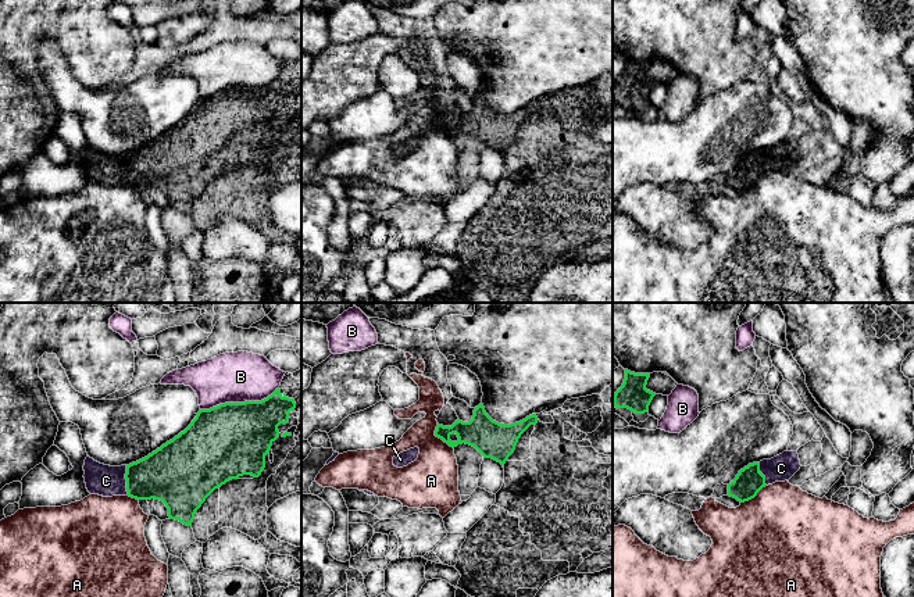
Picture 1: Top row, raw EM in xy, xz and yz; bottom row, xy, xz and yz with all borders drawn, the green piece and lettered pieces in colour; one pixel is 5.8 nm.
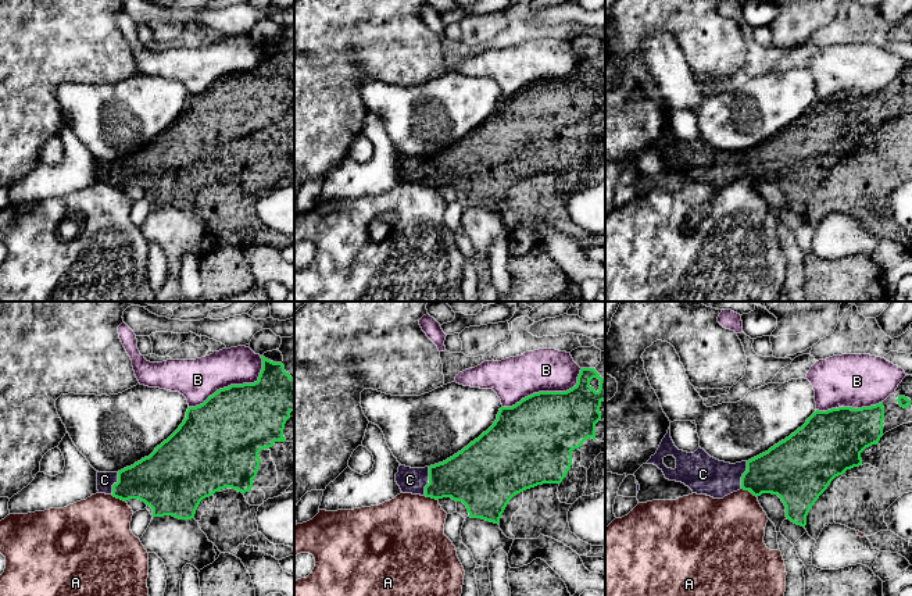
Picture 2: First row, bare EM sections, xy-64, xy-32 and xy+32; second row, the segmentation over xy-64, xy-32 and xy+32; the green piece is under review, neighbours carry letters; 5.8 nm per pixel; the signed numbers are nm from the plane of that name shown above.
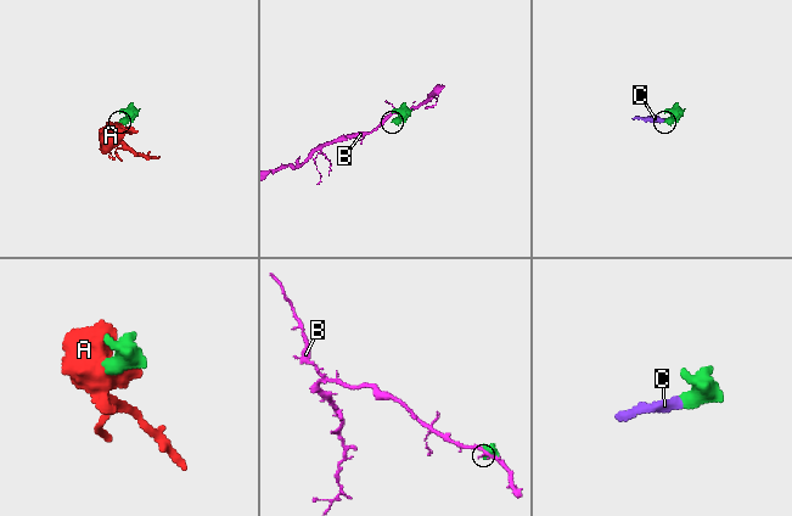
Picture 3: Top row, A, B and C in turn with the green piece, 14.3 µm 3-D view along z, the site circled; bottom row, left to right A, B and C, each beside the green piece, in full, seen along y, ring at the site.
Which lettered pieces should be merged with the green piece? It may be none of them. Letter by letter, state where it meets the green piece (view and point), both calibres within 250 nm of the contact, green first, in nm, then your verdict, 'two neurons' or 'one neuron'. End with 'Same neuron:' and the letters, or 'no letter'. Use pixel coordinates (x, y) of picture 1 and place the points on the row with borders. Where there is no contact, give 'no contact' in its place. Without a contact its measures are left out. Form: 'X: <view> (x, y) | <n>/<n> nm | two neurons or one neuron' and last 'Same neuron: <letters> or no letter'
A: xz (439, 438) | 190/300 nm | two neurons
B: xy (239, 403) | 440/300 nm | two neurons
C: xy (127, 481) | 320/180 nm | one neuron
Same neuron: C

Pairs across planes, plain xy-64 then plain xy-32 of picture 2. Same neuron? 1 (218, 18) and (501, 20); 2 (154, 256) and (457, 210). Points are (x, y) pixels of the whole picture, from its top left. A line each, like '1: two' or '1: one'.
1: two
2: one

